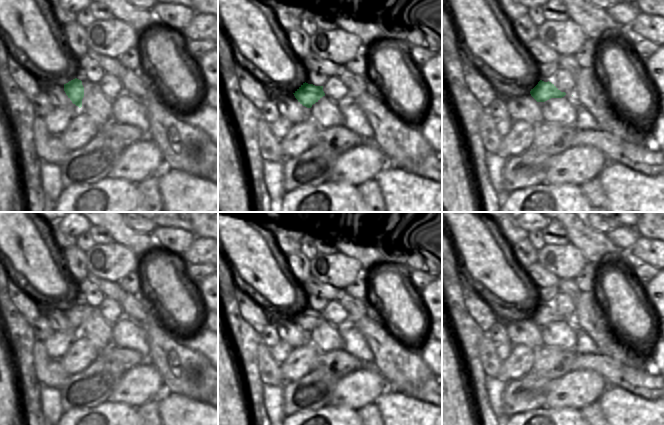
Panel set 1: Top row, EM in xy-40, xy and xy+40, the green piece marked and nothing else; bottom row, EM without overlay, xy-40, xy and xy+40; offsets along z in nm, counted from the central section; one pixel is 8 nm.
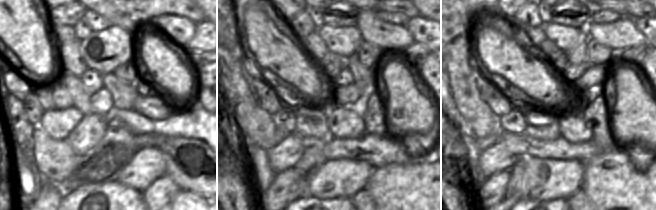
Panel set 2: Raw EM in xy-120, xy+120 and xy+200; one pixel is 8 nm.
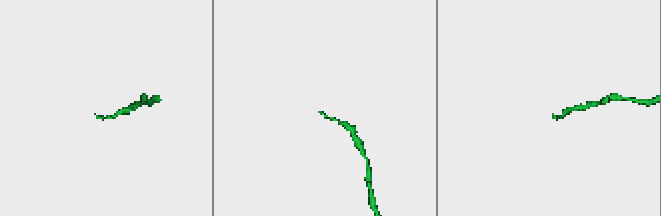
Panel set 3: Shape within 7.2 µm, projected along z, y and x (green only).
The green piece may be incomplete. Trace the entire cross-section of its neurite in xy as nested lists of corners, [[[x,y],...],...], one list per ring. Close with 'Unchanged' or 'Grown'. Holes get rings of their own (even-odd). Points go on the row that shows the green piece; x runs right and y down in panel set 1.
[[[306,82],[303,83],[293,94],[298,102],[307,108],[311,108],[313,104],[325,96],[323,86],[315,86]]]. Unchanged.

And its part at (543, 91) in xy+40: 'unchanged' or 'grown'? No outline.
unchanged

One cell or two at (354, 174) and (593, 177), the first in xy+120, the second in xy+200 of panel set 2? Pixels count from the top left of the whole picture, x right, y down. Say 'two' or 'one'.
two

